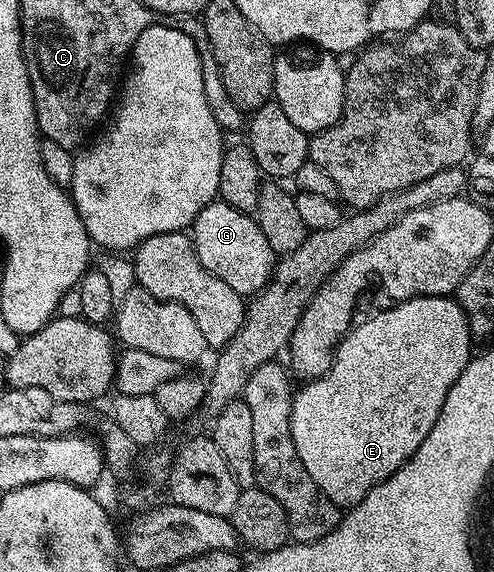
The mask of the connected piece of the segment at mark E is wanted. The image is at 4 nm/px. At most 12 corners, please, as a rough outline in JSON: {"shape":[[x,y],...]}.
{"shape":[[457,299],[355,323],[294,392],[308,478],[359,504],[472,359]]}

